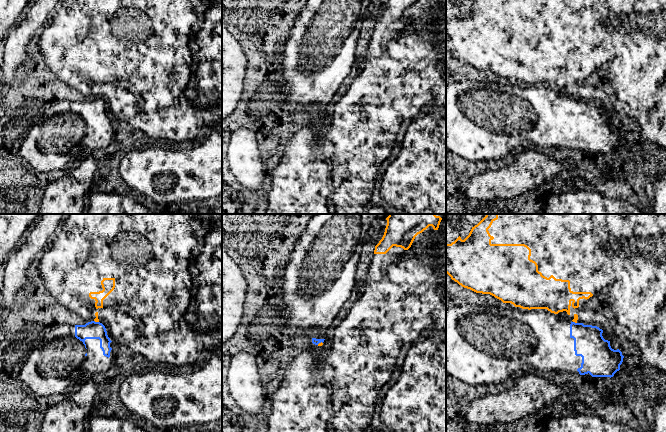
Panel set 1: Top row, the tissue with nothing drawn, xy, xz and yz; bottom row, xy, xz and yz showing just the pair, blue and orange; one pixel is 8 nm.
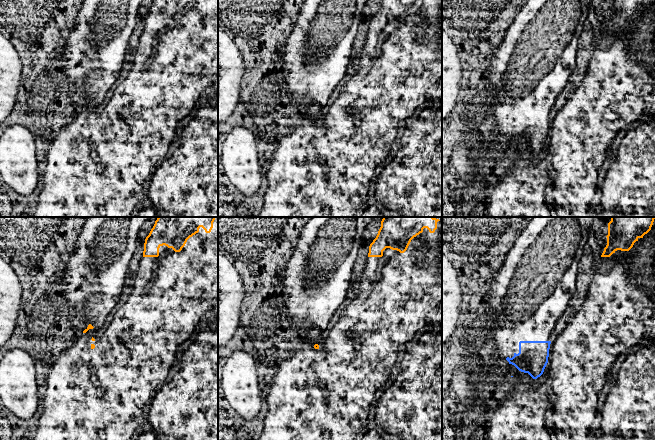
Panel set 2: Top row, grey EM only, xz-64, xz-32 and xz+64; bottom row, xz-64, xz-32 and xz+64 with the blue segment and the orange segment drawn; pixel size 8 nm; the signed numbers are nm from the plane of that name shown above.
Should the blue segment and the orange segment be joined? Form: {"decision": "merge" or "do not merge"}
{"decision": "do not merge"}

